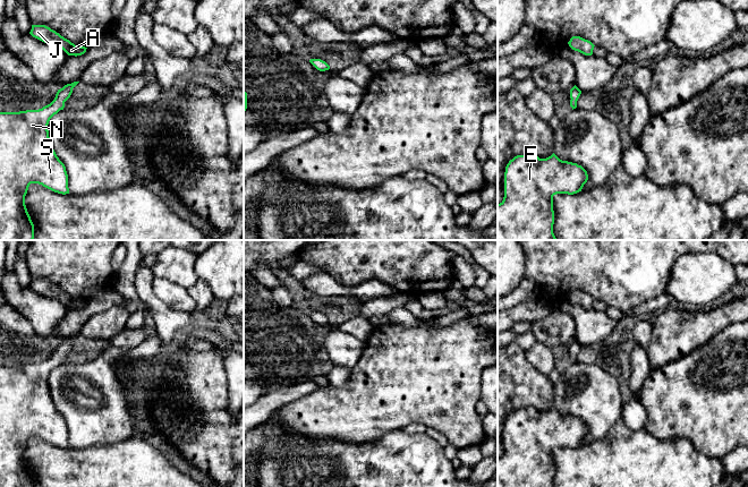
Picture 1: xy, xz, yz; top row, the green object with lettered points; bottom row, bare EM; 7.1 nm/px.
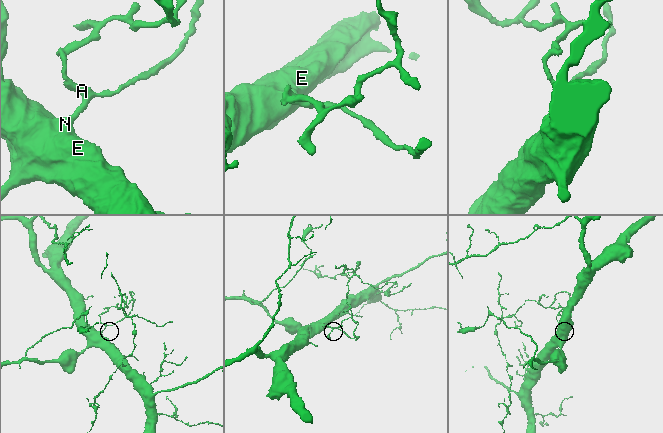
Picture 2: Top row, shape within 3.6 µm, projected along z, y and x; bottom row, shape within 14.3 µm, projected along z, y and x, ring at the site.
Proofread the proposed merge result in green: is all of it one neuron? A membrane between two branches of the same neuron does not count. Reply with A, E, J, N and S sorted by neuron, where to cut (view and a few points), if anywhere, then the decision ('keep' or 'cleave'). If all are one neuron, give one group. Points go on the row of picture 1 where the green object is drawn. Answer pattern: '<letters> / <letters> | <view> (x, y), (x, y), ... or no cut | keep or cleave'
A E J N S | no cut | keep

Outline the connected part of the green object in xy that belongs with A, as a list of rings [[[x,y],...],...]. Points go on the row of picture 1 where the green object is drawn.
[[[32,25],[29,34],[44,43],[60,46],[68,55],[82,55],[87,49],[85,46],[75,45],[45,25]]]

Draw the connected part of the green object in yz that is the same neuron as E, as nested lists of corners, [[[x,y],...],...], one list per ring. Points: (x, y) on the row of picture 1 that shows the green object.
[[[533,153],[515,156],[505,166],[504,197],[498,204],[498,240],[556,240],[553,196],[577,194],[587,180],[587,171],[581,165],[562,161],[554,153],[546,159]]]

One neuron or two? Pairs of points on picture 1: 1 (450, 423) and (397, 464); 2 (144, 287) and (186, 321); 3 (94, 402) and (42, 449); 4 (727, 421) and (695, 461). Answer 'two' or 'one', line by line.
1: two
2: one
3: two
4: two

